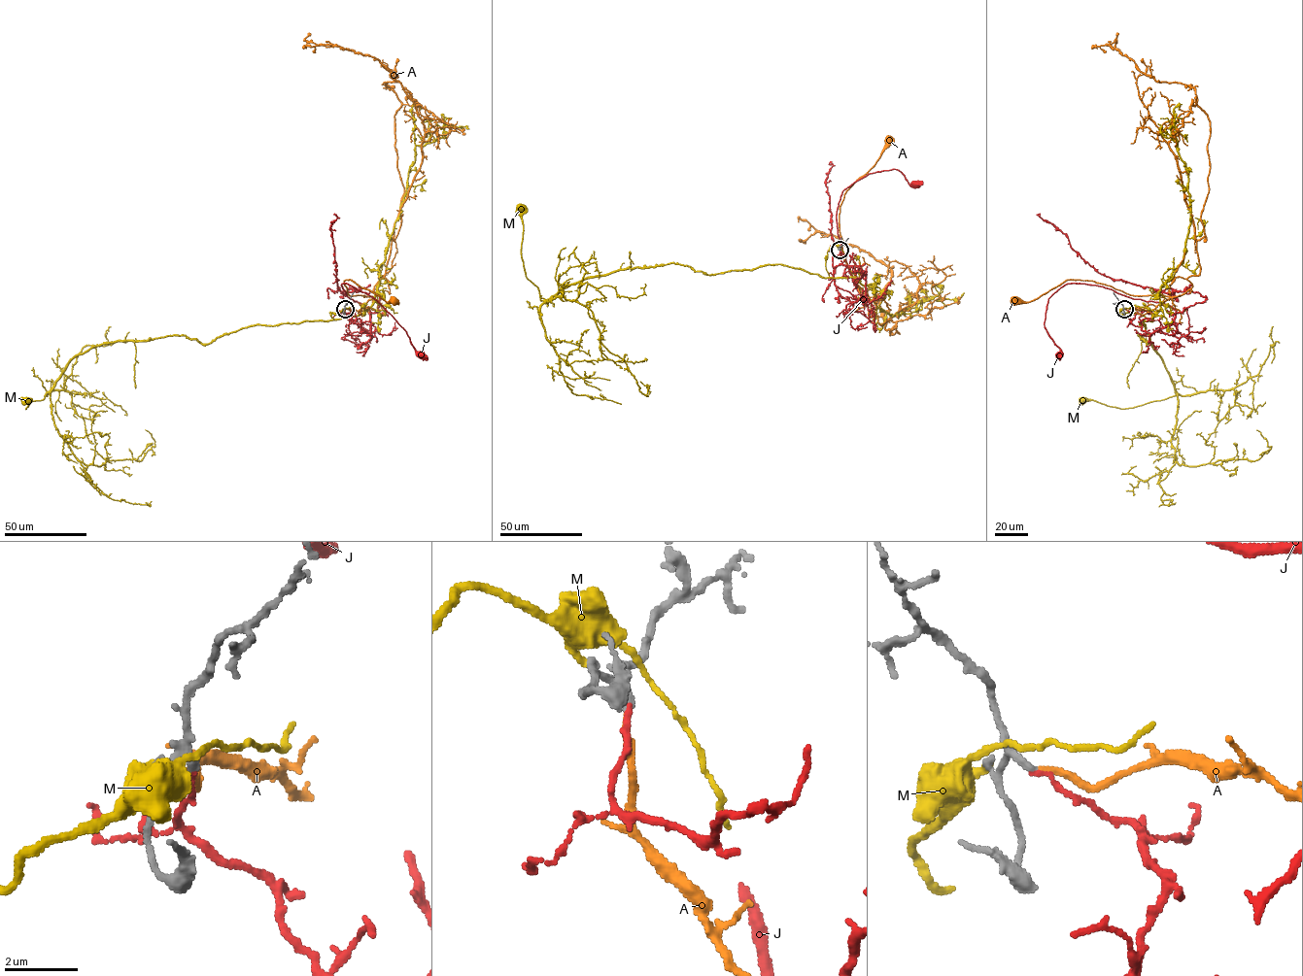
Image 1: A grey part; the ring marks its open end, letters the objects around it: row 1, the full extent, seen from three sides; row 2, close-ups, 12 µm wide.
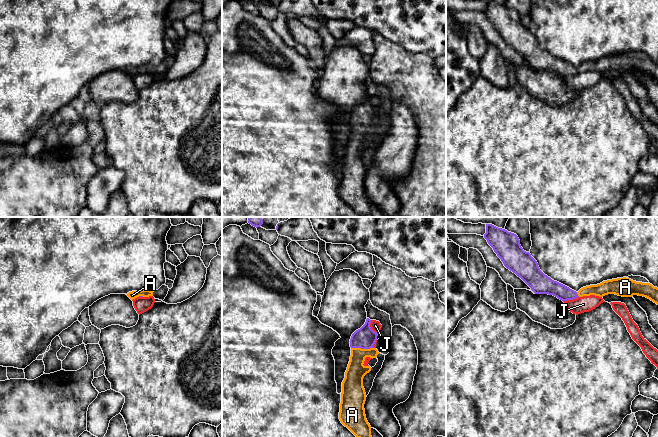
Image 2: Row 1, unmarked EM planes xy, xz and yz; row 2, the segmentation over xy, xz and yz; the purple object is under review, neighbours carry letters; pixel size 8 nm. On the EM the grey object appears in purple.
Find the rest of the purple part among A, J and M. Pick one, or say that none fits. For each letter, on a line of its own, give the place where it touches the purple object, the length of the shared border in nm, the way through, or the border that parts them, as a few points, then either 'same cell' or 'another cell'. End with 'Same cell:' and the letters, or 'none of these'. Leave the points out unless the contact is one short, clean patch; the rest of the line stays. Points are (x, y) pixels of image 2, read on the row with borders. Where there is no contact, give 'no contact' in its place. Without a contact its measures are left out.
A: meets purple in xz at (362, 348); contact 180 nm long; runs through xz (364, 338), (362, 340), (362, 348), (358, 353), (355, 372); same cell
J: meets purple in xz at (370, 327); contact 130 nm long; border along xz (370, 320), (370, 327), (377, 334); another cell
M: no contact; another cell
Same cell: A

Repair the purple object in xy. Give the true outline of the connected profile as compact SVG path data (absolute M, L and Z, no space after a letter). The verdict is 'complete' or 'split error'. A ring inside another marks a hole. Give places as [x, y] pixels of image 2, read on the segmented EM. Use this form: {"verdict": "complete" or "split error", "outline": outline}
{"verdict": "split error", "outline": "M141 290L141 291L132 291L126 294L131 300L137 297L149 297L153 296L153 291L150 290Z"}

